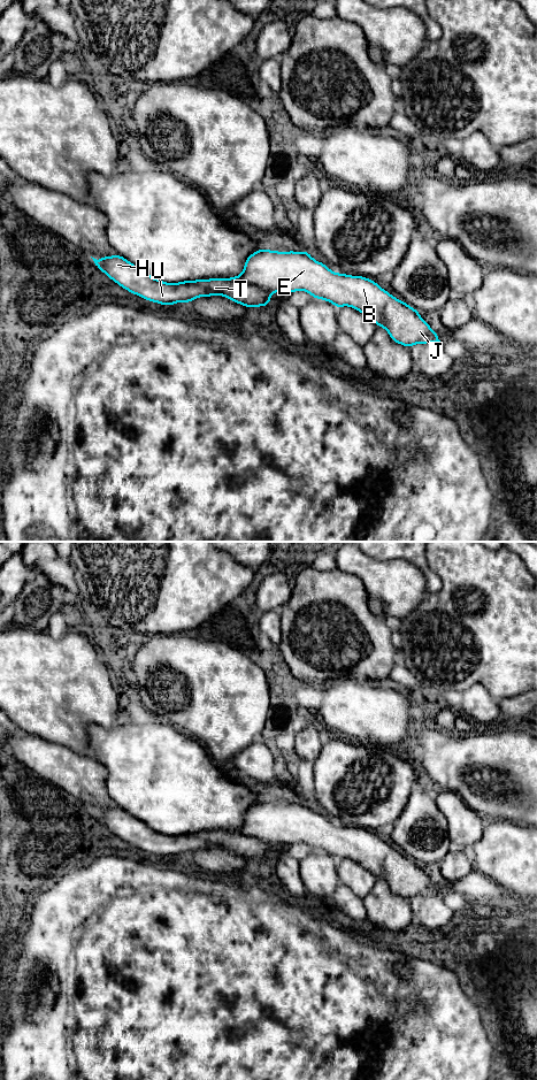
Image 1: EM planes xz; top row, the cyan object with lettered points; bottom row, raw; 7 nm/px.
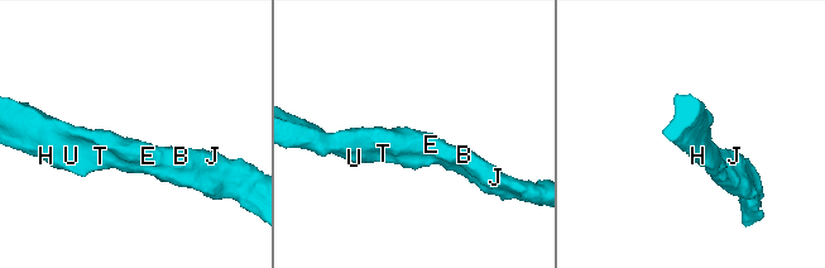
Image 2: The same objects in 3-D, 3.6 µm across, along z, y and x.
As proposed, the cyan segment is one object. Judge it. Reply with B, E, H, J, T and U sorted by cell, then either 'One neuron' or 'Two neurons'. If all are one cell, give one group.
Groups: B E H J T U. One neuron

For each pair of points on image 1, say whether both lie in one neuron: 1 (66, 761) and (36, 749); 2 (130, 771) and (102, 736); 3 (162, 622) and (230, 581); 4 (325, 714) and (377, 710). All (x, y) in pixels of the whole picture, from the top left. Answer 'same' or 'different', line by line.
1: same
2: same
3: same
4: same

